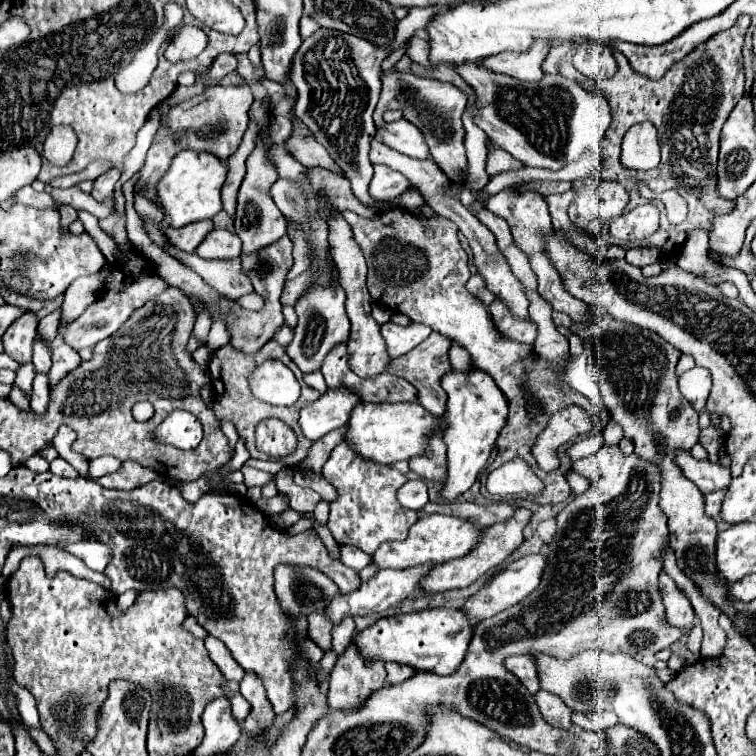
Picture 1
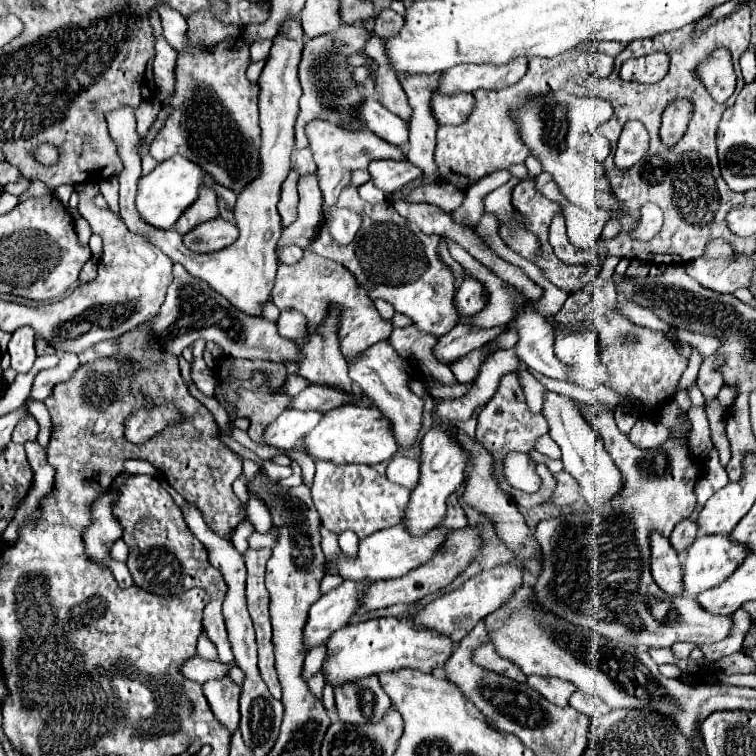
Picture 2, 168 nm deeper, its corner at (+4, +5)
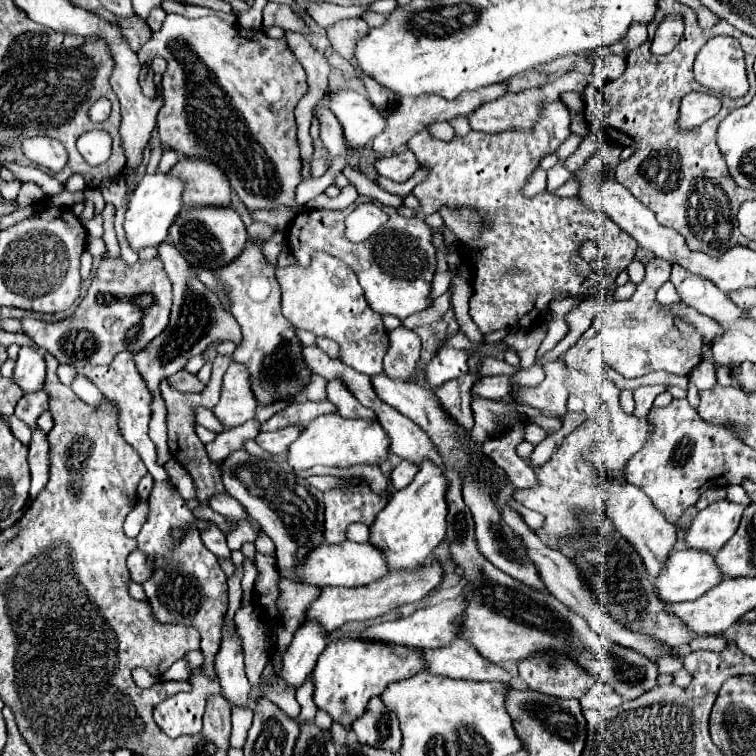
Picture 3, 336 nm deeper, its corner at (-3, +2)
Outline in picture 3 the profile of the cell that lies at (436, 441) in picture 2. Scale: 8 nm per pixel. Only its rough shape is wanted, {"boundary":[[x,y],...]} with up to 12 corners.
{"boundary":[[429,462],[389,496],[369,544],[419,568],[445,538],[447,478]]}

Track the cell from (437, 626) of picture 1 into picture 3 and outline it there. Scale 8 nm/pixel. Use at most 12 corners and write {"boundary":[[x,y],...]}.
{"boundary":[[341,638],[313,702],[351,732],[367,702],[417,672],[415,648]]}

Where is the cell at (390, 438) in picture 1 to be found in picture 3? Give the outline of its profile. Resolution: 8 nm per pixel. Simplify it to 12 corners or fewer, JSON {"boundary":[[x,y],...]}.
{"boundary":[[337,412],[315,418],[289,446],[293,470],[381,464],[379,422]]}

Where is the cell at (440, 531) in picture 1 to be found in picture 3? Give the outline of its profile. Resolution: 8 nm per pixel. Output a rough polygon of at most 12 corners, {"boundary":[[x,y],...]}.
{"boundary":[[319,544],[295,568],[315,586],[363,586],[389,574],[371,544]]}

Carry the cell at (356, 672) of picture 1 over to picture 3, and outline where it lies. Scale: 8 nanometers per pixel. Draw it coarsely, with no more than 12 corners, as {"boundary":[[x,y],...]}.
{"boundary":[[379,696],[353,732],[361,744],[397,752],[401,730]]}

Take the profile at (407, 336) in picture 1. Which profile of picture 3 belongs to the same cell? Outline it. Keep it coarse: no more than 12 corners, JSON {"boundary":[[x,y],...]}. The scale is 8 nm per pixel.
{"boundary":[[327,252],[277,268],[281,312],[335,340],[341,360],[383,372],[389,346],[355,272]]}

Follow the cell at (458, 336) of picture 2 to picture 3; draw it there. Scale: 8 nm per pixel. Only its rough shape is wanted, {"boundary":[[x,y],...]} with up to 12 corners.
{"boundary":[[441,348],[425,366],[433,388],[467,374],[467,352]]}

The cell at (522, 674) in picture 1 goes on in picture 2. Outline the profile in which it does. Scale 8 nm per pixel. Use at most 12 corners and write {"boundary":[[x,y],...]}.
{"boundary":[[490,641],[476,649],[474,661],[494,673],[526,683],[512,661],[500,657]]}

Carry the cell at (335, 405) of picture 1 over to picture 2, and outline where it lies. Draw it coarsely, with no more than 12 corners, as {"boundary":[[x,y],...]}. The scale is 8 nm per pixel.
{"boundary":[[286,409],[264,433],[278,449],[296,449],[324,411]]}

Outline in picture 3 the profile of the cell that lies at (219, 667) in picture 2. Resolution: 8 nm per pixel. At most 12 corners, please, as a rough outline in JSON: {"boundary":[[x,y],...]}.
{"boundary":[[177,660],[161,678],[189,680],[187,662]]}

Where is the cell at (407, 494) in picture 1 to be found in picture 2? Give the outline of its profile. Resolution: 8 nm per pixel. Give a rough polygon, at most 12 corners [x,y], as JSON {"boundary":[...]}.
{"boundary":[[394,457],[386,469],[392,483],[412,491],[420,465],[410,457]]}

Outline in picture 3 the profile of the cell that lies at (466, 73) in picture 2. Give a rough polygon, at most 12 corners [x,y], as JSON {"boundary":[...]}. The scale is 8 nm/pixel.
{"boundary":[[505,84],[455,100],[397,98],[373,152],[385,156],[435,122],[469,116],[505,94]]}

